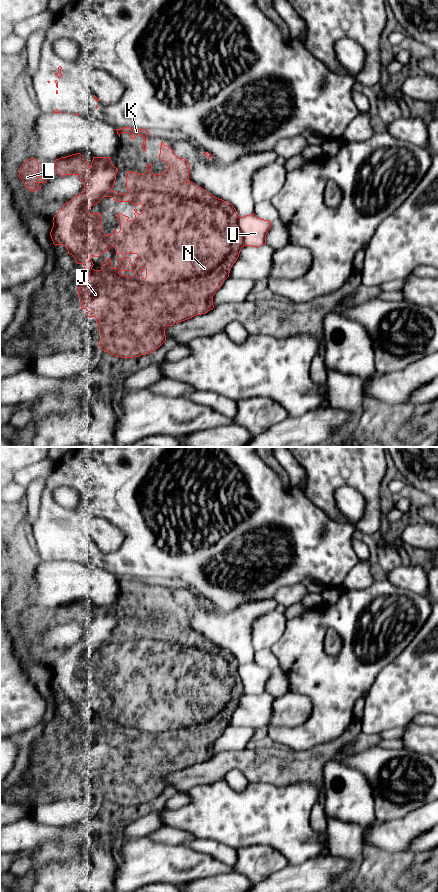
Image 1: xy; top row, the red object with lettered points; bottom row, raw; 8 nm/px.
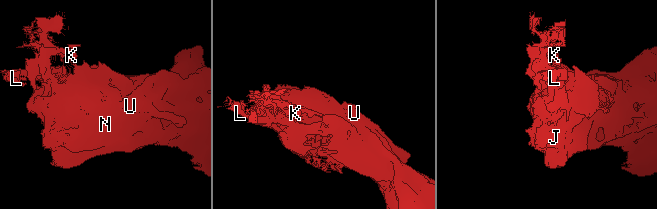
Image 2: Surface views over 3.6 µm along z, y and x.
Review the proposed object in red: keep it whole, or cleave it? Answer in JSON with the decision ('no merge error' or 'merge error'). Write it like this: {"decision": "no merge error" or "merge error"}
{"decision": "merge error"}

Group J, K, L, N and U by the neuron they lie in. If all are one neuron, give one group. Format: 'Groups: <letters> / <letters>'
Groups: J K L N / U

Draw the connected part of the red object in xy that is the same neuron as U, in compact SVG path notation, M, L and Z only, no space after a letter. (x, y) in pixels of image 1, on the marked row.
M255 213L240 217L238 221L244 246L260 247L266 244L266 235L271 222L259 218Z

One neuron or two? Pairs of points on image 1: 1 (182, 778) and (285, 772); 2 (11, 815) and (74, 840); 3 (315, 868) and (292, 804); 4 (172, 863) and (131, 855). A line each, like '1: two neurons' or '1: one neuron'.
1: one neuron
2: two neurons
3: two neurons
4: one neuron

